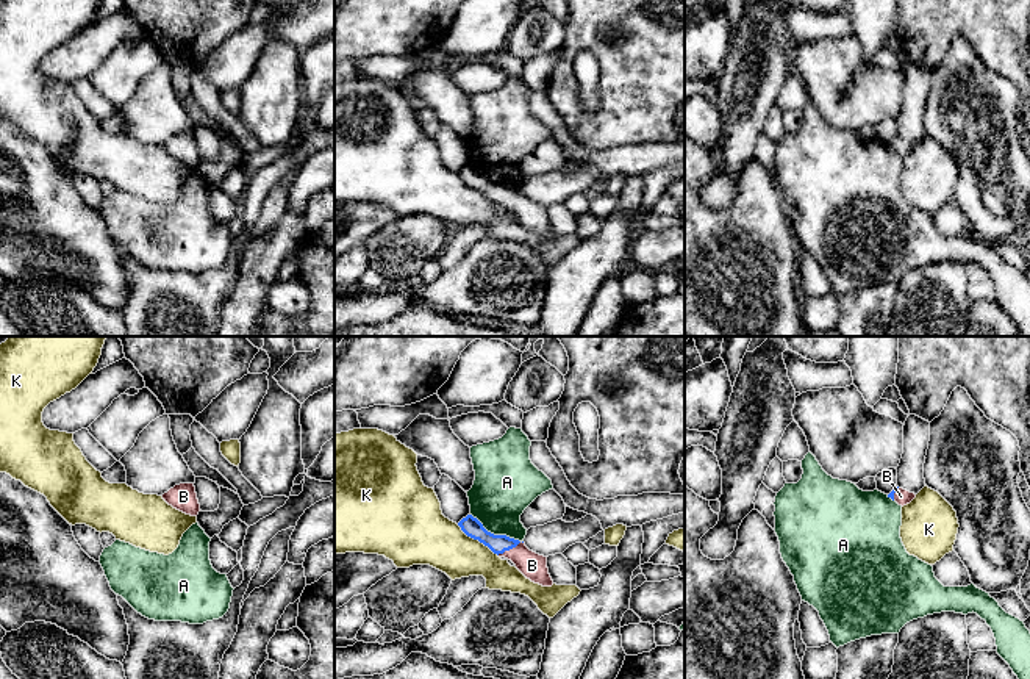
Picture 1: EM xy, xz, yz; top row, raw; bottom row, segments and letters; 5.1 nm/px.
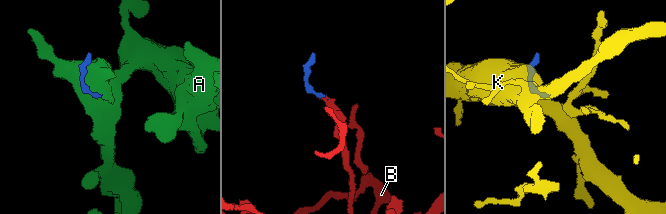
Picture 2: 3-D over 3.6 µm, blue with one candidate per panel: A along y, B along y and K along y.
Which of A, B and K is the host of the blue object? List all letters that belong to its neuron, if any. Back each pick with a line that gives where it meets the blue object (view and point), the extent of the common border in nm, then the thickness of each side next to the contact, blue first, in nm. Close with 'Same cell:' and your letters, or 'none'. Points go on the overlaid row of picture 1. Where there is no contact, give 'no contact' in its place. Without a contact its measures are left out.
B: contact xz (510, 548); length 150 nm; calibres 100 and 140 nm
Same cell: B

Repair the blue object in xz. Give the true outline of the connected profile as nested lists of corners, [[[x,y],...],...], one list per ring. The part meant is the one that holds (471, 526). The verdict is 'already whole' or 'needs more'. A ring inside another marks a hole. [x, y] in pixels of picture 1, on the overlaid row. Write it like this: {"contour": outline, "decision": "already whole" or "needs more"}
{"contour": [[[472,515],[463,518],[458,526],[467,537],[478,540],[499,557],[511,560],[516,568],[531,582],[542,587],[553,585],[547,568],[547,557],[530,551],[525,543],[506,535],[494,535],[488,532],[483,524]]], "decision": "needs more"}

